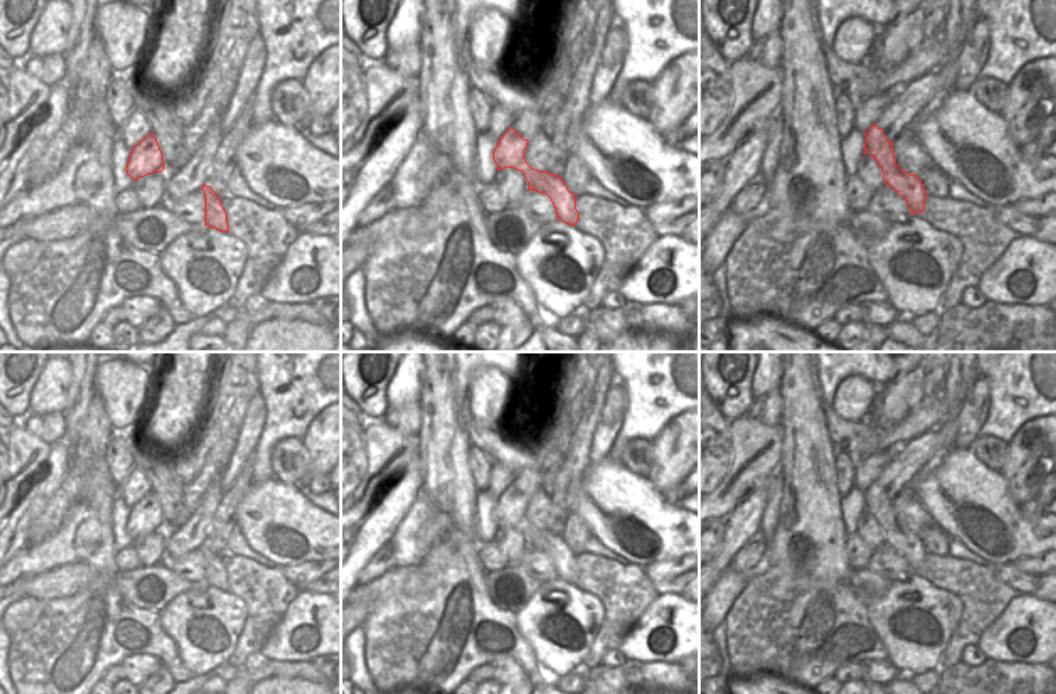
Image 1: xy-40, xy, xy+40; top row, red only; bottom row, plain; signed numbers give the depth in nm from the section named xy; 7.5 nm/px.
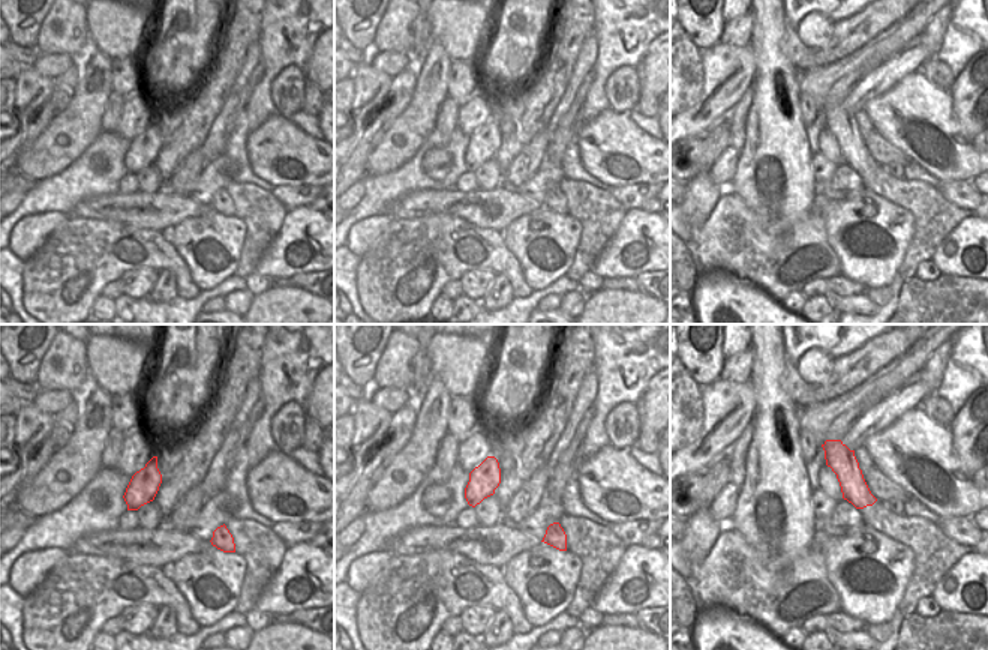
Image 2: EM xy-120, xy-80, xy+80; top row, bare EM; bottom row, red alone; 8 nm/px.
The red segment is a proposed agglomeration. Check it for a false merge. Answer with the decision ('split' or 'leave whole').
split

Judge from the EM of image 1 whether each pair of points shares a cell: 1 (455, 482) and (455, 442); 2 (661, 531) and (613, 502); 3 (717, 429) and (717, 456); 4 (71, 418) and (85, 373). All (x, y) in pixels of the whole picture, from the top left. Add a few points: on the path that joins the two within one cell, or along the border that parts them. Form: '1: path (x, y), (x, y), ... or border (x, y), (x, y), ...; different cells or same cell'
1: path (455, 472), (455, 451); same cell
2: path (650, 526), (632, 512), (624, 510); same cell
3: path (716, 435), (716, 450); same cell
4: path (77, 406), (82, 384); same cell

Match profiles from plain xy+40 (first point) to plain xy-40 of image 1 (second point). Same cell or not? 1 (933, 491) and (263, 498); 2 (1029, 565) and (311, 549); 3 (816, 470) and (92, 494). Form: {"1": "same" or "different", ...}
{"1": "same", "2": "different", "3": "same"}

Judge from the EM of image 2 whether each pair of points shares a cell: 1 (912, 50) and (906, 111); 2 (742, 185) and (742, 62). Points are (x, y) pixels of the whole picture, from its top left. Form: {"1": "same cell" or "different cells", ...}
{"1": "different cells", "2": "different cells"}

